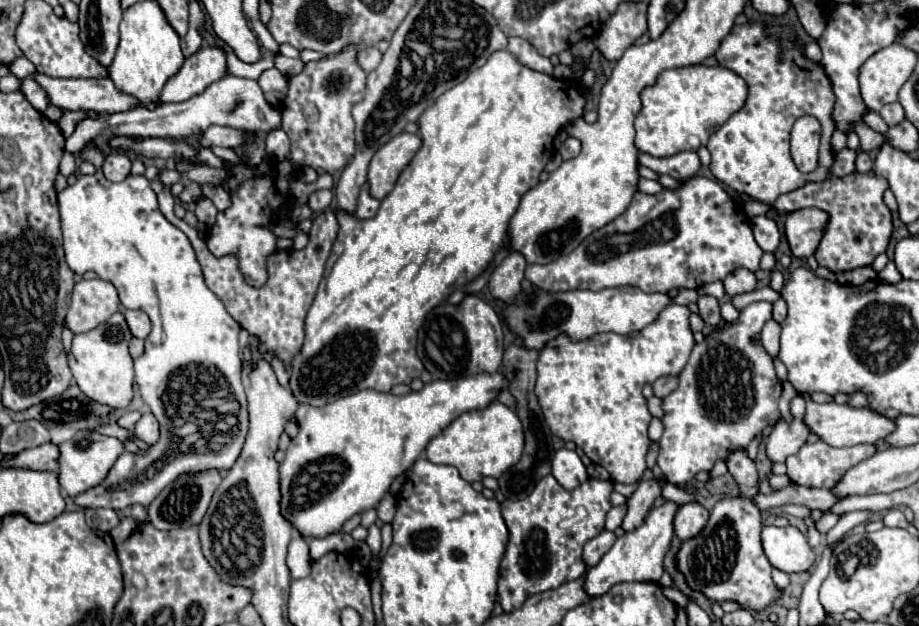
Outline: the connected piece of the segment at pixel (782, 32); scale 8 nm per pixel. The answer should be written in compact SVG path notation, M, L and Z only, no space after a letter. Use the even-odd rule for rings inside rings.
M762 21L734 25L716 51L716 59L722 67L738 73L748 83L750 91L744 107L710 135L706 147L712 155L712 175L736 193L746 193L766 205L772 205L780 195L794 191L808 181L816 183L828 179L828 169L834 161L830 137L836 127L830 115L836 97L826 71L820 63L814 63L804 55L804 47L798 43L796 33L788 25L768 27ZM802 115L812 115L822 125L820 169L810 175L800 173L790 157L790 131L794 121Z

